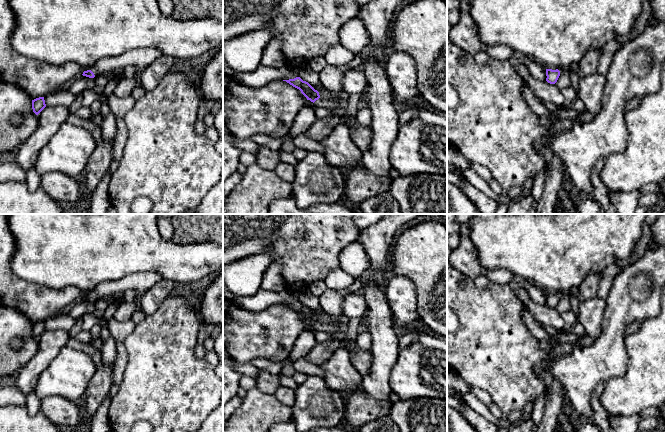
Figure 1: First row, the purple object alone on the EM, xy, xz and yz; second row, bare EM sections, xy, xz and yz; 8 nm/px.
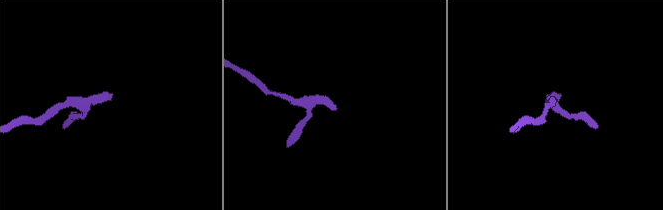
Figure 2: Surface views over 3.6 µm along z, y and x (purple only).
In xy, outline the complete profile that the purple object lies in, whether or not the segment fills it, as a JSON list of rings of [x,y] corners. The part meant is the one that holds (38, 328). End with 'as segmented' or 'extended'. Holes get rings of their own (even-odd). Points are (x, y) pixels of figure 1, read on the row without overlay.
[[[39,321],[32,324],[33,336],[38,339],[46,331],[44,321]]]; as segmented

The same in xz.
[[[300,301],[283,305],[286,305],[293,311],[299,313],[307,324],[310,324],[316,330],[328,332],[331,335],[340,335],[344,330],[345,320],[340,322],[335,322],[328,319],[321,321],[317,314],[315,314],[308,306],[303,305]]]; extended

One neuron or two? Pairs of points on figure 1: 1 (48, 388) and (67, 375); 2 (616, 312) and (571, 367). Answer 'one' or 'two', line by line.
1: one
2: one

